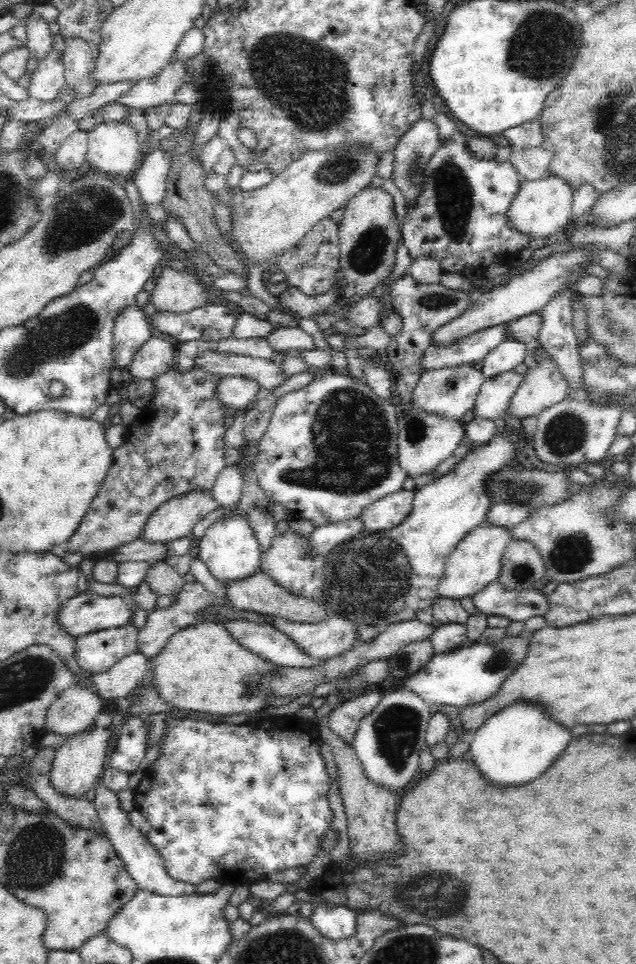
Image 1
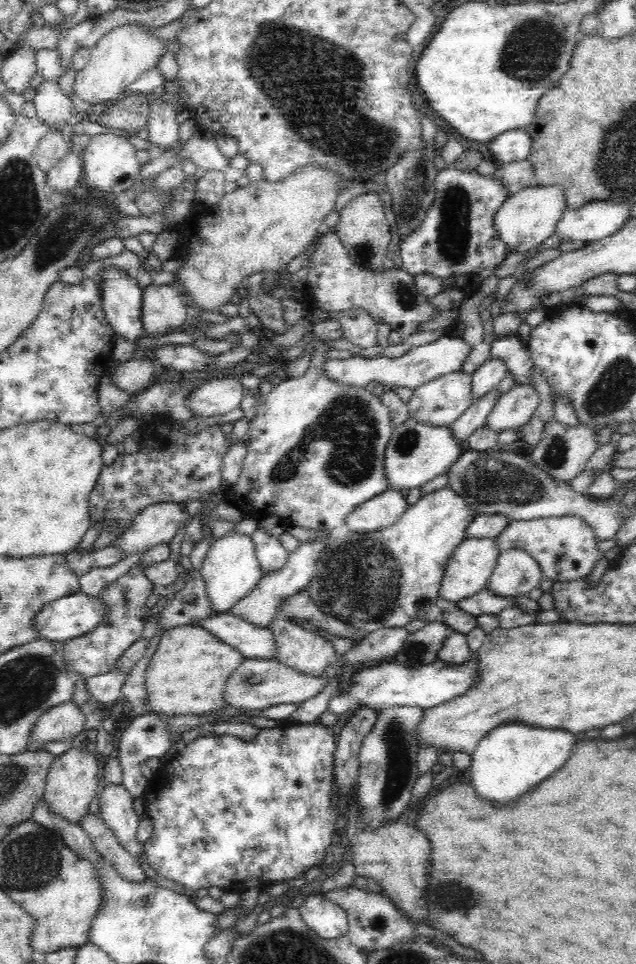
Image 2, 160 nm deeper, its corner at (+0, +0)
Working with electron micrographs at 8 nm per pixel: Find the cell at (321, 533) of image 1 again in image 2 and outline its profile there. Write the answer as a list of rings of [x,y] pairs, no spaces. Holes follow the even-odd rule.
[[[327,542],[302,543],[297,550],[289,553],[286,564],[280,570],[264,574],[258,584],[231,608],[231,613],[260,629],[270,629],[270,623],[282,617],[280,616],[281,602],[294,596],[302,589],[302,586],[311,582],[315,574],[315,564],[326,546]]]

